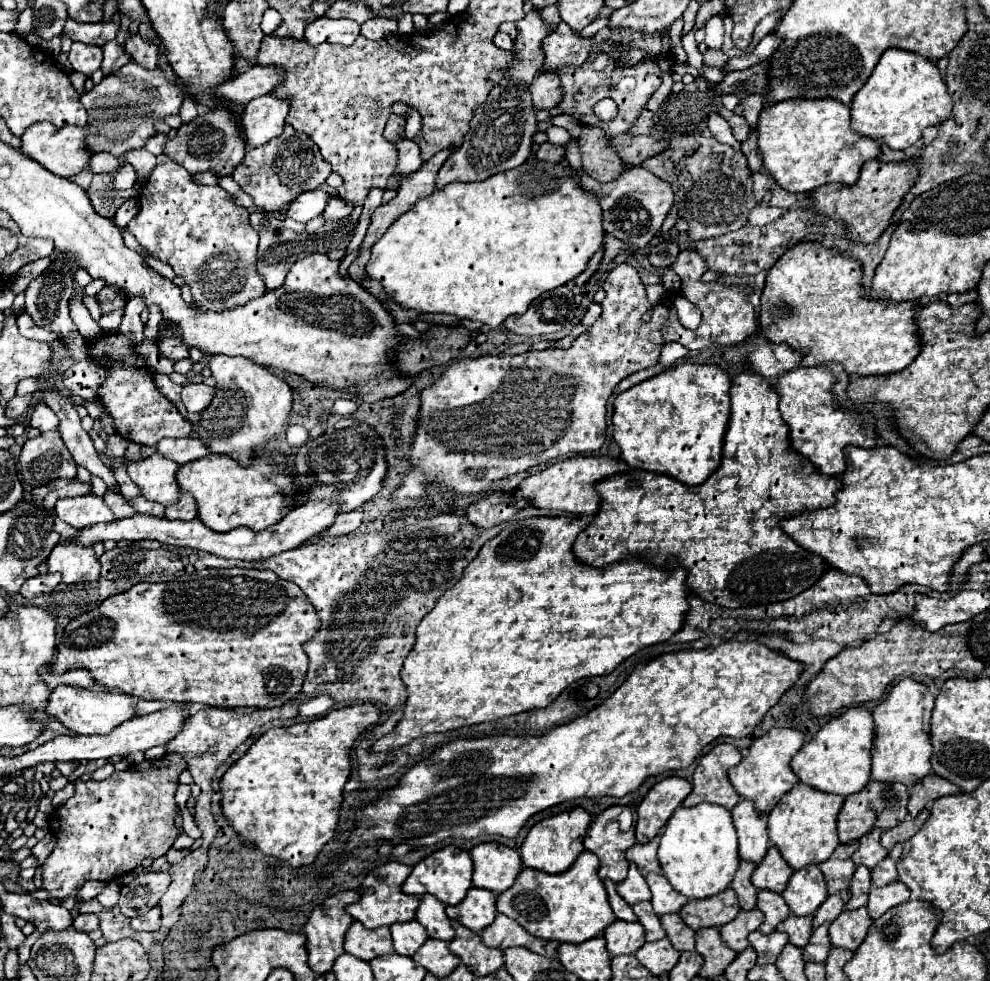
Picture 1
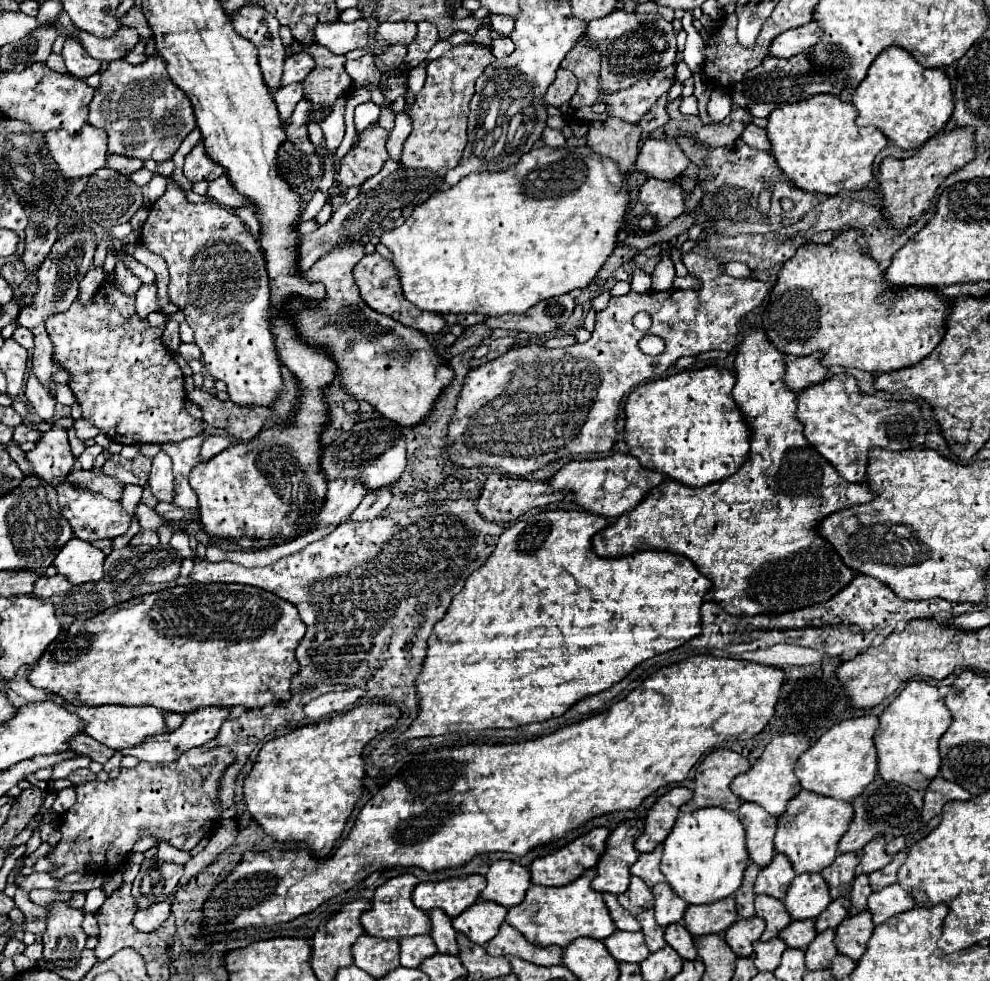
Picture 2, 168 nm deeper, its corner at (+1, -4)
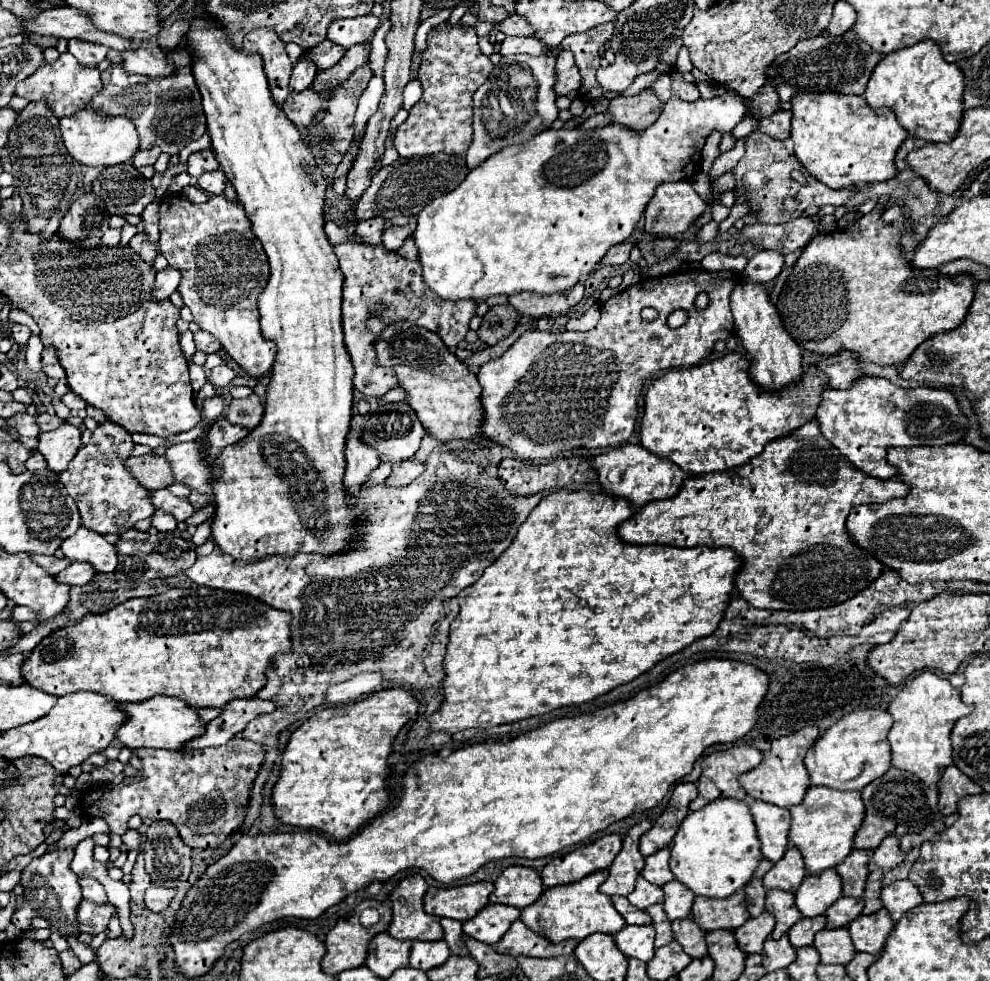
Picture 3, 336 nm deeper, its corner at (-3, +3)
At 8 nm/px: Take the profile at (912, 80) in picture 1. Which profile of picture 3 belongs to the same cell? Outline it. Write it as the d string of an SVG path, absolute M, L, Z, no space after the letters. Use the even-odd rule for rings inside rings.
M918 41L882 57L874 67L864 99L872 109L888 107L896 113L898 123L910 137L924 141L952 141L964 113L962 107L964 75L954 63L946 63L938 45L932 41Z

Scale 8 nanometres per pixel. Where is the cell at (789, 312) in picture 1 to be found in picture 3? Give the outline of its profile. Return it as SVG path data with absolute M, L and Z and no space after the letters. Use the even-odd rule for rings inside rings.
M876 207L846 231L816 233L802 249L776 303L780 309L786 309L780 311L786 333L802 349L820 355L832 355L840 349L846 349L856 353L860 361L872 361L878 365L904 365L920 343L938 333L952 331L964 321L974 297L972 277L948 277L938 269L924 269L920 273L918 269L910 267L900 251L900 225L882 223L880 213L882 209Z

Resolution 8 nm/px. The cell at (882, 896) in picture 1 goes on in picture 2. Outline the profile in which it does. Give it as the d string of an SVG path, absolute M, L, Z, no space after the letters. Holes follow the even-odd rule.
M898 882L886 886L880 892L872 892L868 898L868 910L872 912L872 920L876 926L912 908L914 908L914 898L906 890L902 890Z

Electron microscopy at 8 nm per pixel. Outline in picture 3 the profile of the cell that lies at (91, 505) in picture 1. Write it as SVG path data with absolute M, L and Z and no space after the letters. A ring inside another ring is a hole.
M104 421L92 433L90 443L82 445L76 457L70 461L68 469L60 473L62 485L80 509L82 527L100 535L122 535L124 531L132 529L136 521L154 515L154 507L148 501L148 489L138 485L138 481L134 481L124 469L124 459L128 459L130 449L130 433L126 433L126 429L122 429L120 425L114 425L112 421Z

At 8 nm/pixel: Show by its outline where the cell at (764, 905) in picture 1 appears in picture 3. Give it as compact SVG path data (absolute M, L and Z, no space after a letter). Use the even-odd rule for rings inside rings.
M768 891L766 893L766 911L776 917L776 927L772 931L772 937L782 937L798 919L802 919L800 911L794 905L794 895L788 891Z

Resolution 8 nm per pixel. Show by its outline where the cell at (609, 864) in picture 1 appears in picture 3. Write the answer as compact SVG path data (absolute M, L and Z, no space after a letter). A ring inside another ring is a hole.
M640 821L636 823L622 839L622 851L616 855L616 859L610 865L608 879L600 885L600 891L606 895L628 895L634 889L636 877L642 871L644 857L638 851L638 839L642 833L646 833L652 827L652 823Z

